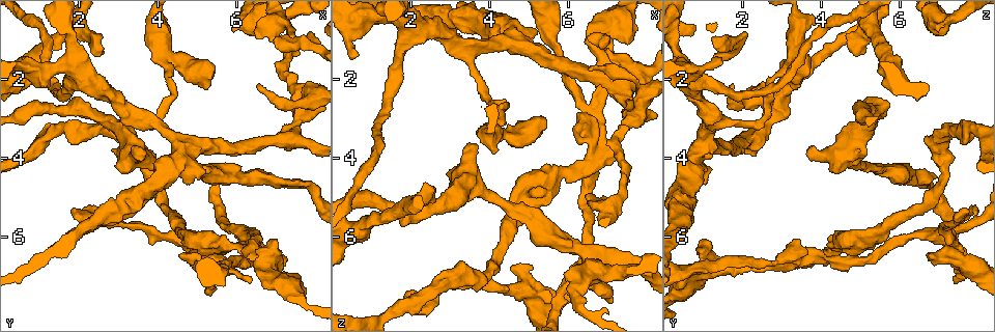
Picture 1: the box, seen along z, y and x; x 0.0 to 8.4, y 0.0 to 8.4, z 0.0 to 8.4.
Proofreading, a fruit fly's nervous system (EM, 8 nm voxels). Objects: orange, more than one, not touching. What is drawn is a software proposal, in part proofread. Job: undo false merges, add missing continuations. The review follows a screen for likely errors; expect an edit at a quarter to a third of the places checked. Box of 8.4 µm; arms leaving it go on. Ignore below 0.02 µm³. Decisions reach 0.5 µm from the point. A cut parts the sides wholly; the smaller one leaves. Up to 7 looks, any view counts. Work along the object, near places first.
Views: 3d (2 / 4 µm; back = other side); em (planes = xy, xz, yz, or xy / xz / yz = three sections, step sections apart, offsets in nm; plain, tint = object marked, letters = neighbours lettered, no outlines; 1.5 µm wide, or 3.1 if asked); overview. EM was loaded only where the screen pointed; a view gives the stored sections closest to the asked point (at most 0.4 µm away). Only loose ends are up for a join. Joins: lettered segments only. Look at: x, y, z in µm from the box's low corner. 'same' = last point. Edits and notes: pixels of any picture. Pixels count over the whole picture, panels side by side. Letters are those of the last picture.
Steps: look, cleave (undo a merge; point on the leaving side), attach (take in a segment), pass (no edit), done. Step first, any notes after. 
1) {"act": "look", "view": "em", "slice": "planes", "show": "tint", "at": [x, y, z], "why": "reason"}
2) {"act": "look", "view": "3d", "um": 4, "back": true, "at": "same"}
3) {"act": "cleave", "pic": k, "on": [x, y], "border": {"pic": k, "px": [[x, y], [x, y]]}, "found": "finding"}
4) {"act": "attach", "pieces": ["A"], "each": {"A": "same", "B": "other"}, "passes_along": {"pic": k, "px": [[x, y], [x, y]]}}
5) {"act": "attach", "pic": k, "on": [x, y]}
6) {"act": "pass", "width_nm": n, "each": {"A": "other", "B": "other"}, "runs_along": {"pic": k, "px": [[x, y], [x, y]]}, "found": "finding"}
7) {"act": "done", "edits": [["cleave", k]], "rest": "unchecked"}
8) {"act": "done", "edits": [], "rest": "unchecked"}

{"act": "look", "view": "3d", "um": 4, "at": [3.50, 3.70, 3.75], "why": "free end"}

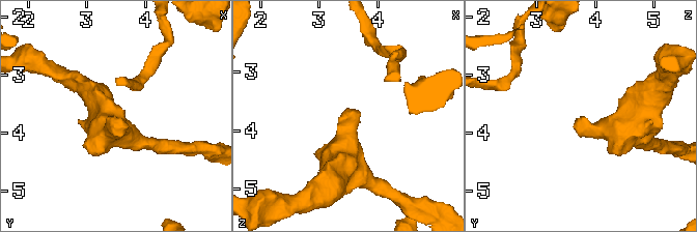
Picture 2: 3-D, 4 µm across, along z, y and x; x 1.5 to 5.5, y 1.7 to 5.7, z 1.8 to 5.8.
{"act": "look", "view": "em", "slice": "planes", "show": "letters", "at": [3.40, 3.75, 3.70], "why": "shape alone is not enough"}

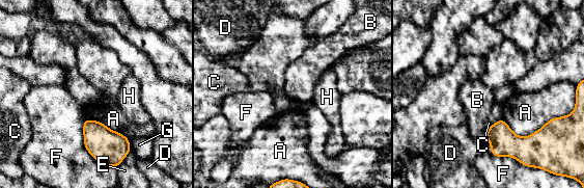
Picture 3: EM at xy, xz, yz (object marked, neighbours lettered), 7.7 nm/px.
{"act": "pass", "each": {"A": "other", "B": "other", "C": "other", "D": "other", "E": "other", "F": "other", "G": "other", "H": "other"}, "border": {"pic": 3, "px": [[501, 118], [494, 123], [485, 133]]}, "found": "none of them fits"}

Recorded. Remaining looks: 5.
{"act": "look", "view": "3d", "um": 4, "at": [6.55, 6.65, 2.85], "why": "narrows sharply"}

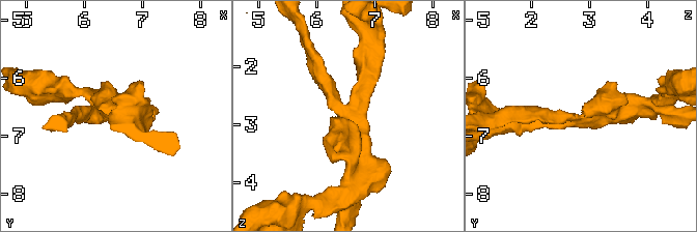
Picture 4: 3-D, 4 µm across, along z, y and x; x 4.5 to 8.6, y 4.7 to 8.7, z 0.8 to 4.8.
{"act": "look", "view": "em", "slice": "planes", "show": "letters", "at": [6.60, 6.70, 2.85], "arms": 3, "arm_widths_nm": [220, 280, 300], "why": "need the tissue"}

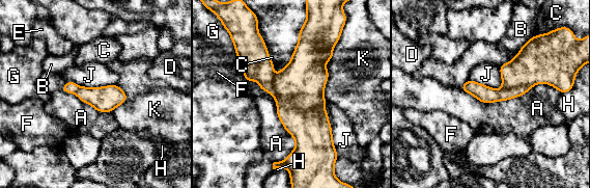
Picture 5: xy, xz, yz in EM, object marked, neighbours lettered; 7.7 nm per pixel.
{"act": "cleave", "pic": 5, "on": [537, 61], "each": {"A": "other", "B": "other", "C": "other", "D": "other", "E": "other", "F": "other", "G": "other", "H": "other", "J": "other", "K": "other"}, "border": {"pic": 5, "px": [[531, 85], [502, 87]]}, "found": "two neurons meet here"}

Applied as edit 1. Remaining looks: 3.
{"act": "done", "edits": [["cleave", 5]], "rest": "unchecked"}

